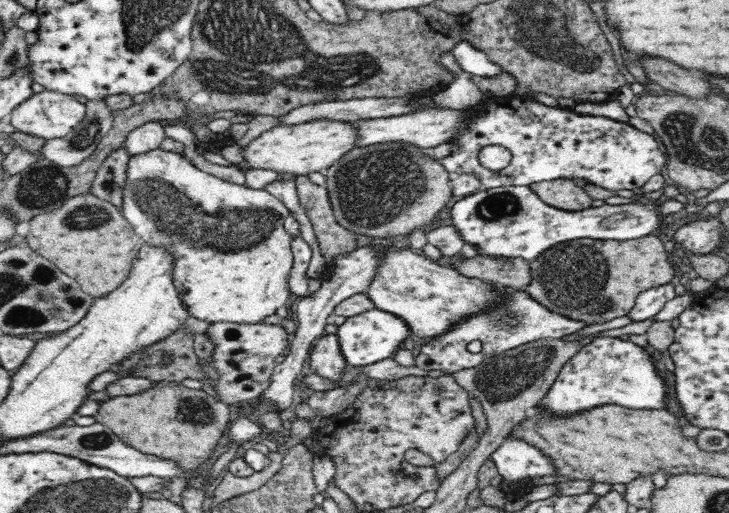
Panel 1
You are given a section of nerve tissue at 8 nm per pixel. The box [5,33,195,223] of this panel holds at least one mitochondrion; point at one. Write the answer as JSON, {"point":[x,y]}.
{"point":[43,187]}

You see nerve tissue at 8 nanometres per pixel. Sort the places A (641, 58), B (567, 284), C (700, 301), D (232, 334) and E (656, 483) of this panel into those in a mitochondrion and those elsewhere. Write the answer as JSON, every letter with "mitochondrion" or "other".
{"A":"other","B":"mitochondrion","C":"other","D":"other","E":"other"}

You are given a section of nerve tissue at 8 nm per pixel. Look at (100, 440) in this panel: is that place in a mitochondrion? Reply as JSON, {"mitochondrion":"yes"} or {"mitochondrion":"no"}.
{"mitochondrion":"yes"}

